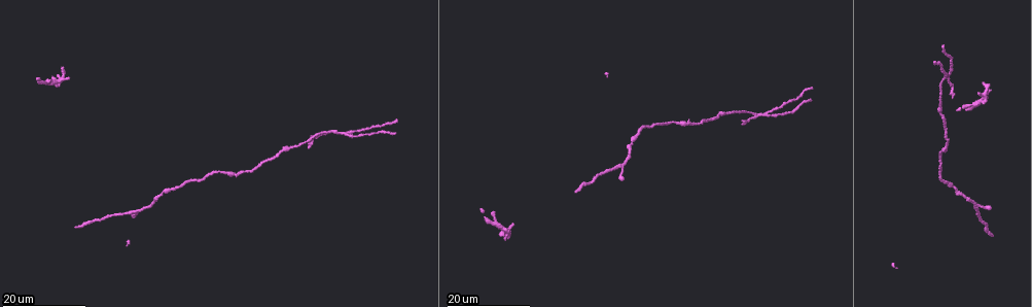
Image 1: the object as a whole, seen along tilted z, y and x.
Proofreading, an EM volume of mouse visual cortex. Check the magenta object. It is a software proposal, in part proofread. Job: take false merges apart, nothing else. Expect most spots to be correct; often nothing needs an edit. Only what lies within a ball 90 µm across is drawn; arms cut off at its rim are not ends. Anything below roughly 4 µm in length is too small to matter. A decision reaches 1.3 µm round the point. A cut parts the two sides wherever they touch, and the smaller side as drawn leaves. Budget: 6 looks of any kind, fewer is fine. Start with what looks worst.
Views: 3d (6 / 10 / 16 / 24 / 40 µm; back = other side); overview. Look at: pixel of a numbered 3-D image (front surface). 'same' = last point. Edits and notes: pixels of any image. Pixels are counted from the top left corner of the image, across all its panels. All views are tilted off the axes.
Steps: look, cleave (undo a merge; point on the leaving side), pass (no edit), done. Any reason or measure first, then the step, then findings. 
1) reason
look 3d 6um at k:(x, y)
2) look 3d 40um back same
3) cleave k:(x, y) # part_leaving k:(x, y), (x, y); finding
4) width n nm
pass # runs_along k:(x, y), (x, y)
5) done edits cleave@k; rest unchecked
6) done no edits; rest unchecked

two arms in line, one across
look 3d 24um at 1:(758, 115)

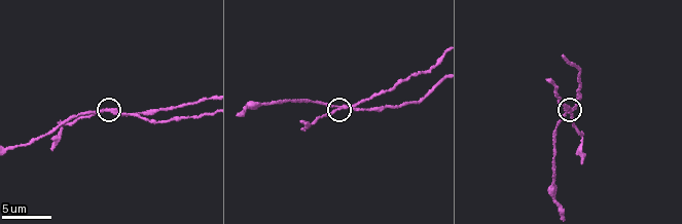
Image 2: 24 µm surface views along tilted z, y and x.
look 3d 6um at 2:(335, 112)

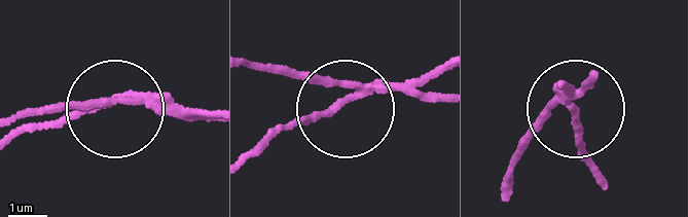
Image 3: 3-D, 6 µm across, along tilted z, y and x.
cleave 3:(436, 72) # part_leaving 3:(382, 86), (437, 77); a second neuron is stuck on

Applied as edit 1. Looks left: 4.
sharp bend
look 3d 16um at 1:(101, 221)

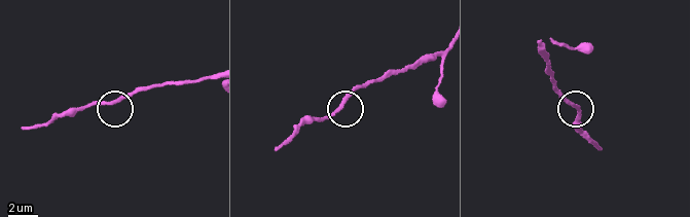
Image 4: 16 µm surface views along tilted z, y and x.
closer look
look 3d 6um at 4:(339, 109)

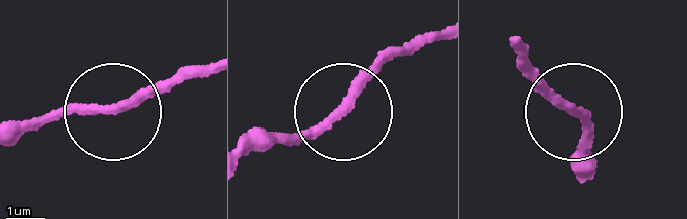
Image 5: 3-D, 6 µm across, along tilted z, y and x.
pass # runs_along 5:(512, 44), (569, 102), (585, 150); all the same neuron

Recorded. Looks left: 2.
done edits cleave@3; rest unchecked

